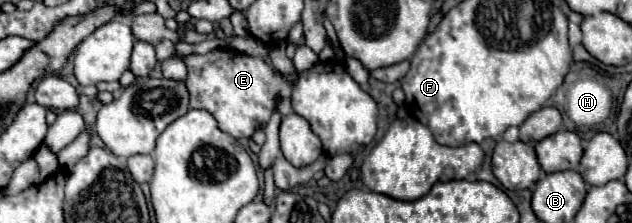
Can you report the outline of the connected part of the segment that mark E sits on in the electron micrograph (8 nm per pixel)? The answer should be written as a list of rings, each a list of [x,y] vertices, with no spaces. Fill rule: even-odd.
[[[215,48],[205,56],[187,56],[185,58],[189,76],[185,80],[187,90],[189,90],[189,104],[191,108],[203,108],[207,110],[215,120],[217,126],[231,134],[233,138],[249,138],[257,128],[265,128],[265,124],[269,122],[271,114],[273,114],[273,106],[277,102],[277,98],[289,98],[291,96],[291,86],[289,82],[273,68],[273,64],[269,64],[263,58],[255,58],[255,56],[247,56],[235,50],[227,50],[227,48]]]

